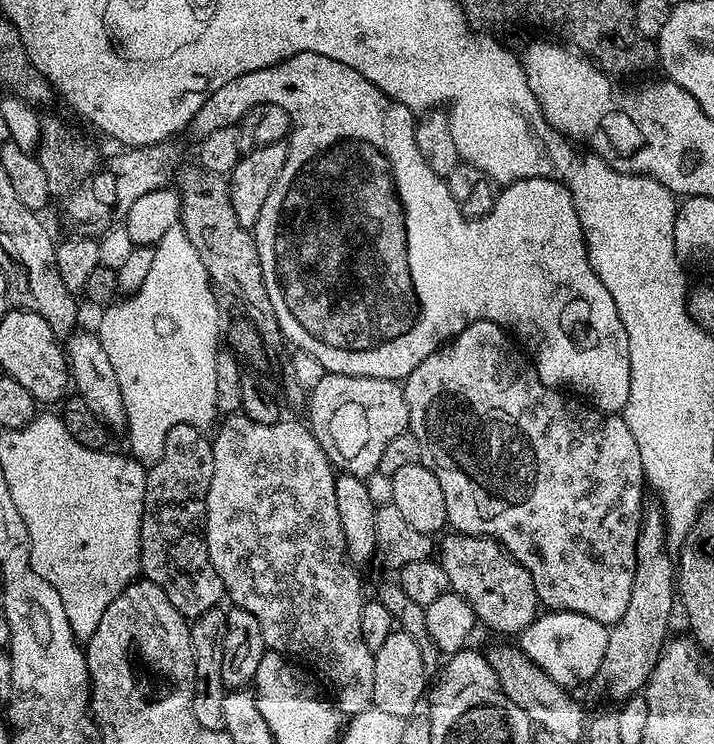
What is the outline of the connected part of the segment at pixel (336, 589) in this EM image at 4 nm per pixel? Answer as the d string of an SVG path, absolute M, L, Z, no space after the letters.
M228 414L219 421L216 436L211 437L214 454L214 474L210 478L210 490L206 494L206 514L204 515L204 537L208 547L210 562L214 562L214 570L218 578L222 578L227 599L237 608L250 610L254 618L258 618L258 626L262 630L265 649L283 652L285 657L295 658L303 662L309 669L317 668L332 683L336 691L335 703L345 717L356 716L360 711L372 707L374 698L374 654L362 642L362 606L366 593L360 589L360 580L356 577L357 569L353 567L344 551L344 535L342 534L342 518L338 518L338 505L334 499L334 482L337 473L328 461L328 455L314 438L307 423L281 418L274 424L254 422L243 414Z

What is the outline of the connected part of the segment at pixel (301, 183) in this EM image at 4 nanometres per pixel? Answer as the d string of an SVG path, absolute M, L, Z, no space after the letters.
M325 56L320 60L312 60L312 148L301 153L297 148L288 147L286 166L282 166L282 174L278 174L278 182L274 182L274 190L270 190L266 197L262 214L258 214L254 229L258 258L262 262L262 278L266 278L266 294L270 294L274 314L283 317L280 328L285 334L291 333L292 324L300 328L301 334L308 336L308 340L304 336L298 337L295 347L314 354L314 358L322 362L325 373L369 376L400 382L412 373L418 362L426 362L430 354L434 354L453 336L466 330L466 326L479 320L489 320L511 333L531 353L532 366L543 384L579 394L590 402L591 407L602 412L623 413L630 398L630 342L610 290L606 290L602 278L598 278L598 274L592 269L592 263L588 261L588 247L571 190L557 180L516 180L497 195L496 205L492 207L490 214L466 217L458 202L454 202L454 194L450 194L447 179L434 174L434 170L426 166L426 158L418 154L416 121L417 117L409 108L378 90L378 86L358 74L358 70L342 66L342 62Z

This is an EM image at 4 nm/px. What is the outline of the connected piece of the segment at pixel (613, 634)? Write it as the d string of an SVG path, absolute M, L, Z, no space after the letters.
M656 506L645 507L636 543L636 569L630 602L626 606L626 614L622 614L622 618L618 618L618 622L608 628L606 654L594 681L595 687L605 688L609 698L615 702L629 700L643 689L669 639L667 623L671 604L678 600L678 593L674 560L668 555L670 549L666 543L664 513Z

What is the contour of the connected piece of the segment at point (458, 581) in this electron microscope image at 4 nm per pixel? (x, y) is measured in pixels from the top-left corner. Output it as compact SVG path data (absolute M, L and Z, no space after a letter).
M452 532L444 538L438 544L438 559L442 570L446 570L449 589L470 602L483 627L485 624L496 632L519 634L535 622L538 601L534 582L528 571L497 540L489 536L463 536L461 532Z

